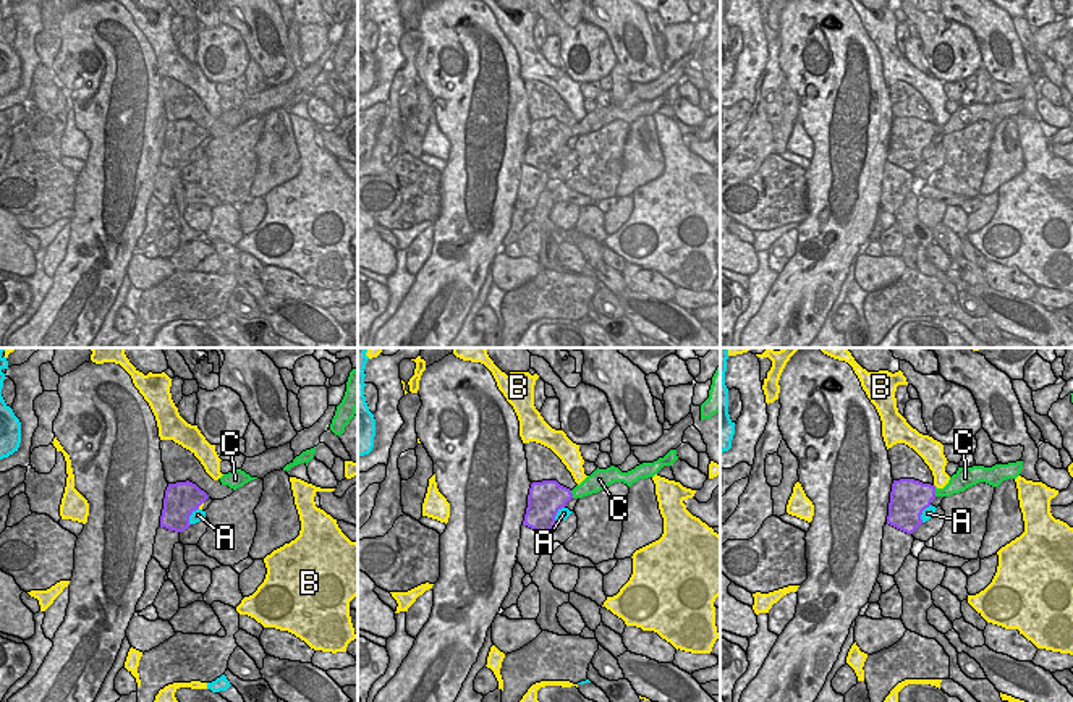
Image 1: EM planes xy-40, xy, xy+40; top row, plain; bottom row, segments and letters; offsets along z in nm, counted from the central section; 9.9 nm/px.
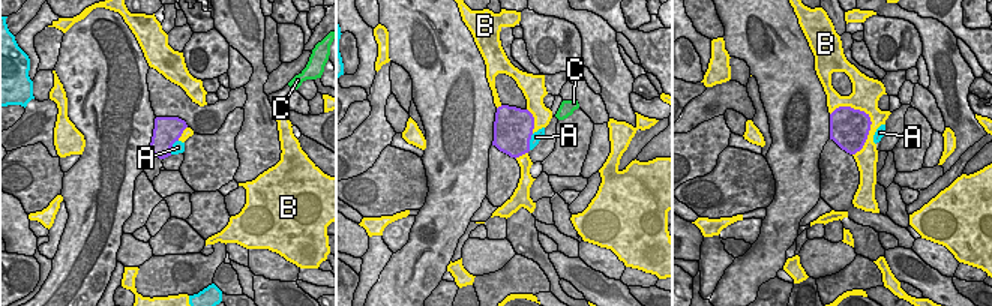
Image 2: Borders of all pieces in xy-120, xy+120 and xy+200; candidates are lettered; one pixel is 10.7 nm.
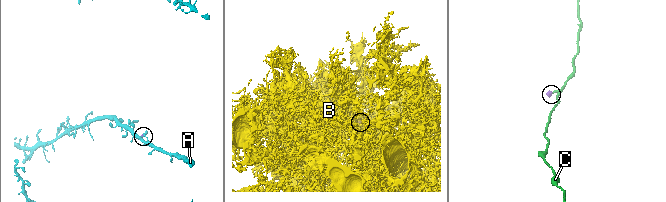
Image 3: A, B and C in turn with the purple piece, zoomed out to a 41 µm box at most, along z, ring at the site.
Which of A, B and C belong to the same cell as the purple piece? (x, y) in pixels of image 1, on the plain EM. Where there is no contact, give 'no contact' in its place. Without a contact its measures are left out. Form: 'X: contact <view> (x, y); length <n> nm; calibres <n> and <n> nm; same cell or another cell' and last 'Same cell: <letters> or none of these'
A: contact xy-40 (190, 152); length 190 nm; calibres 340 and 120 nm; another cell
B: contact xy-40 (201, 141); length 100 nm; calibres 340 and 30 nm; another cell
C: contact xy+40 (934, 130); length 100 nm; calibres 360 and 170 nm; same cell
Same cell: C

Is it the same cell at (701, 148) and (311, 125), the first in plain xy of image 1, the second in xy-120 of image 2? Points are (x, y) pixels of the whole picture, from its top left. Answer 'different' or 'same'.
same

